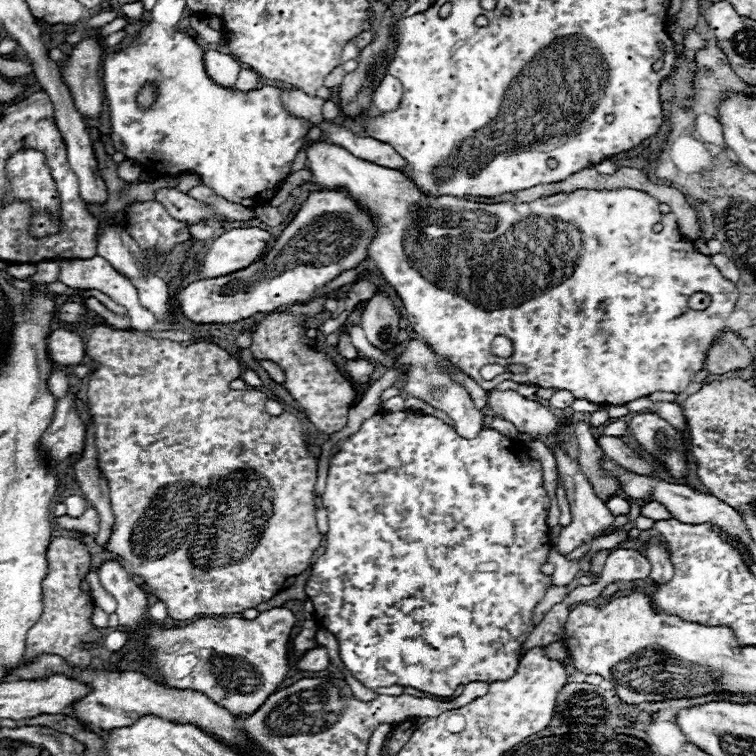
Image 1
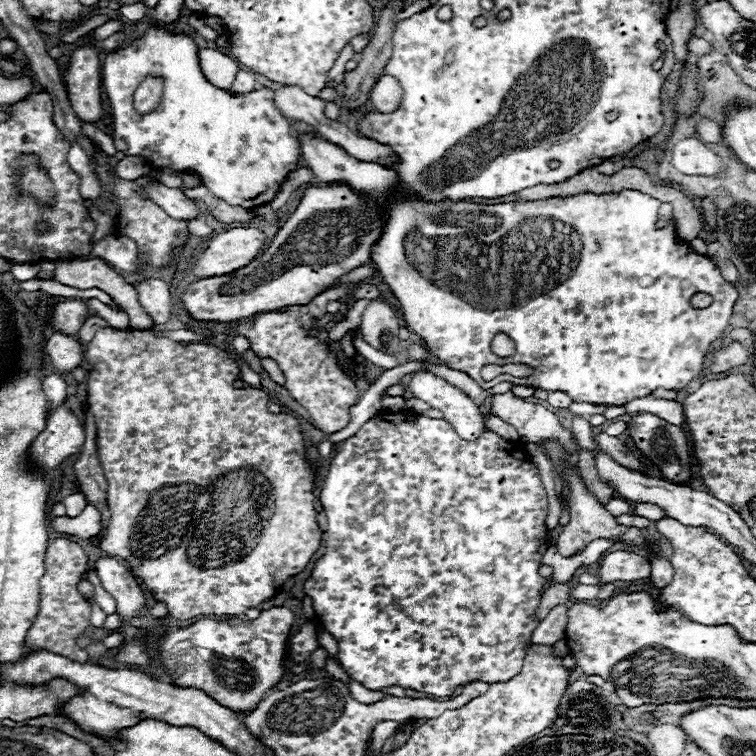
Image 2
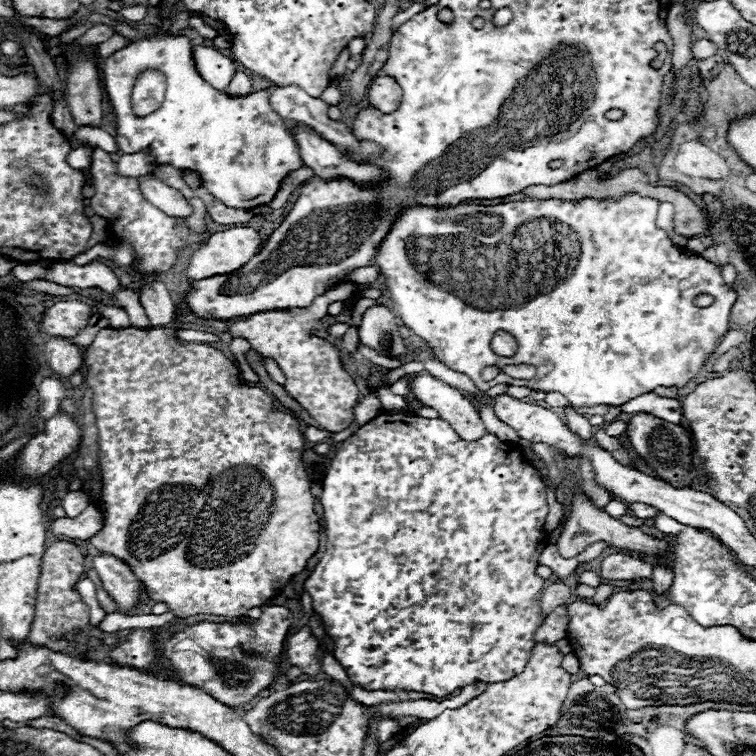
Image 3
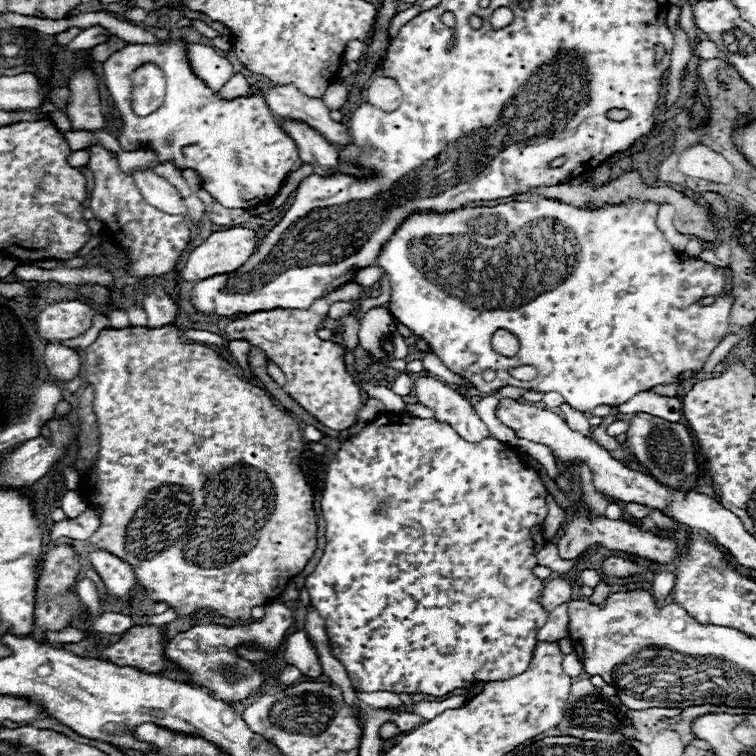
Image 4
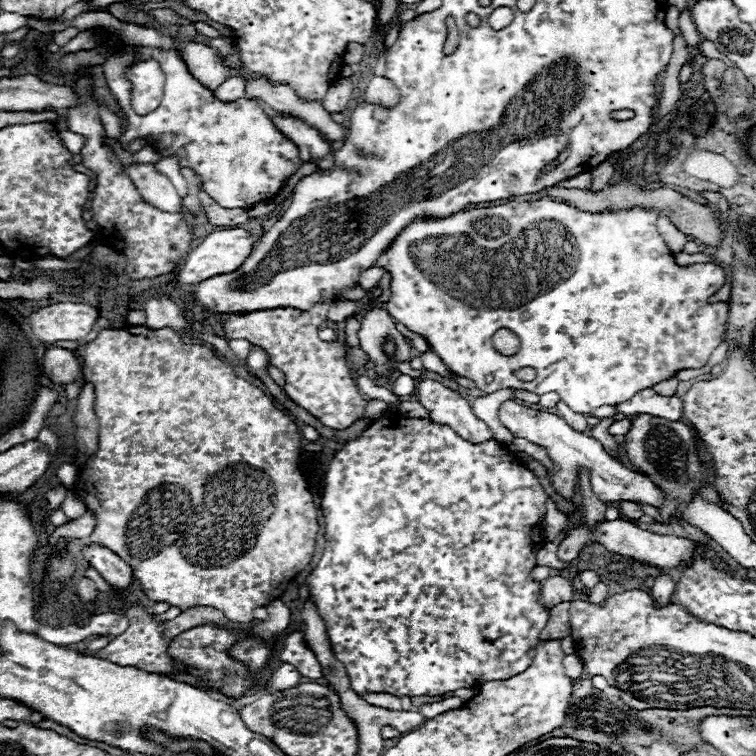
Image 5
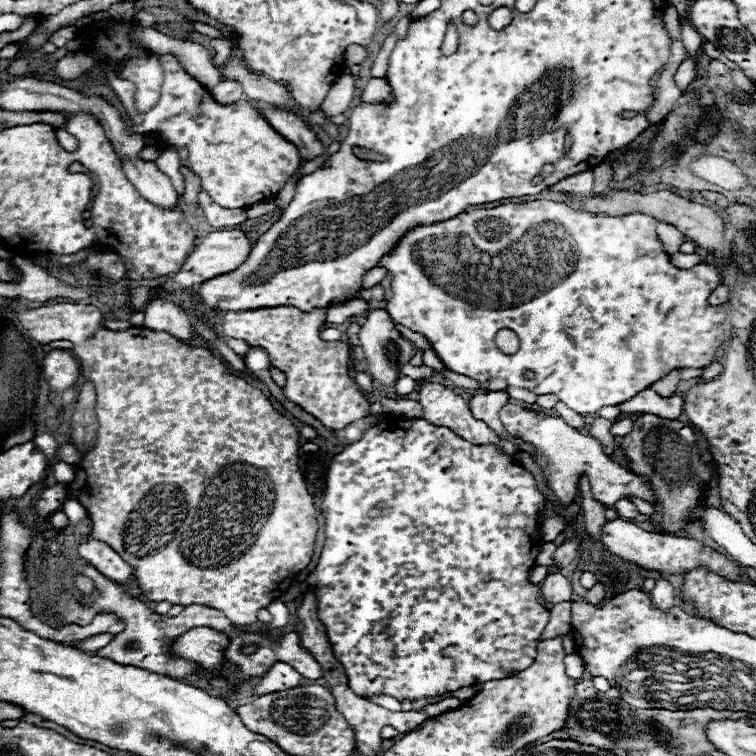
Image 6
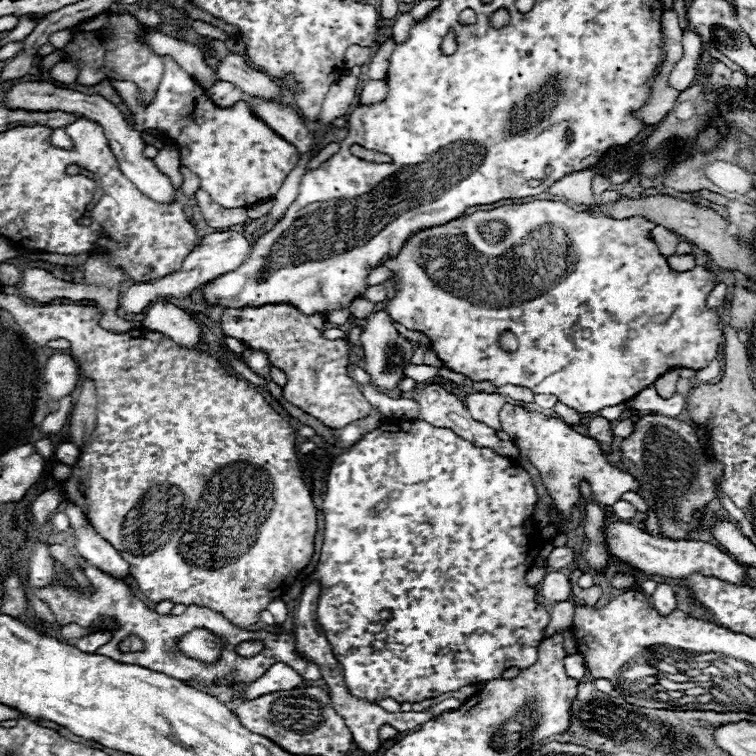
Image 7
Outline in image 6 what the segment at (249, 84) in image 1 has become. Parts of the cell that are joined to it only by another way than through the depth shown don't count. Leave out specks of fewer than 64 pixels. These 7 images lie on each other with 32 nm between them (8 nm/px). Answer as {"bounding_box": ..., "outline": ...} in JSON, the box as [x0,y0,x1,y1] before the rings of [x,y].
{"bounding_box":[210,80,244,104],"outline":[[[224,80],[220,82],[216,88],[210,90],[212,96],[216,100],[220,100],[220,104],[232,104],[240,98],[244,98],[244,90],[242,90],[242,84],[236,82],[236,80]]]}

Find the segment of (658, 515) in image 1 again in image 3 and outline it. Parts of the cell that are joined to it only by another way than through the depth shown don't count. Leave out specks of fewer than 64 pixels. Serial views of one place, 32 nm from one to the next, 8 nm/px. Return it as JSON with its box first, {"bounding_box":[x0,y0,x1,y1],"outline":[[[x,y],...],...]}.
{"bounding_box":[630,502,660,518],"outline":[[[640,502],[630,504],[630,512],[632,512],[634,516],[638,516],[638,518],[656,518],[656,516],[660,514],[658,508],[648,506],[648,504],[640,504]]]}

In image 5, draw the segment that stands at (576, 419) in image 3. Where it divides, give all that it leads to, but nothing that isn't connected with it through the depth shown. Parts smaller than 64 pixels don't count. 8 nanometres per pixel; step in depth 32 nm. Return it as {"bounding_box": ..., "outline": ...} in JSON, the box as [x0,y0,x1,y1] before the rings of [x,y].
{"bounding_box":[556,402,588,432],"outline":[[[560,402],[556,408],[558,408],[558,414],[568,422],[570,428],[574,428],[574,430],[578,430],[578,432],[586,432],[588,422],[586,422],[586,416],[584,416],[584,414],[578,414],[578,412],[570,410],[564,402]]]}

